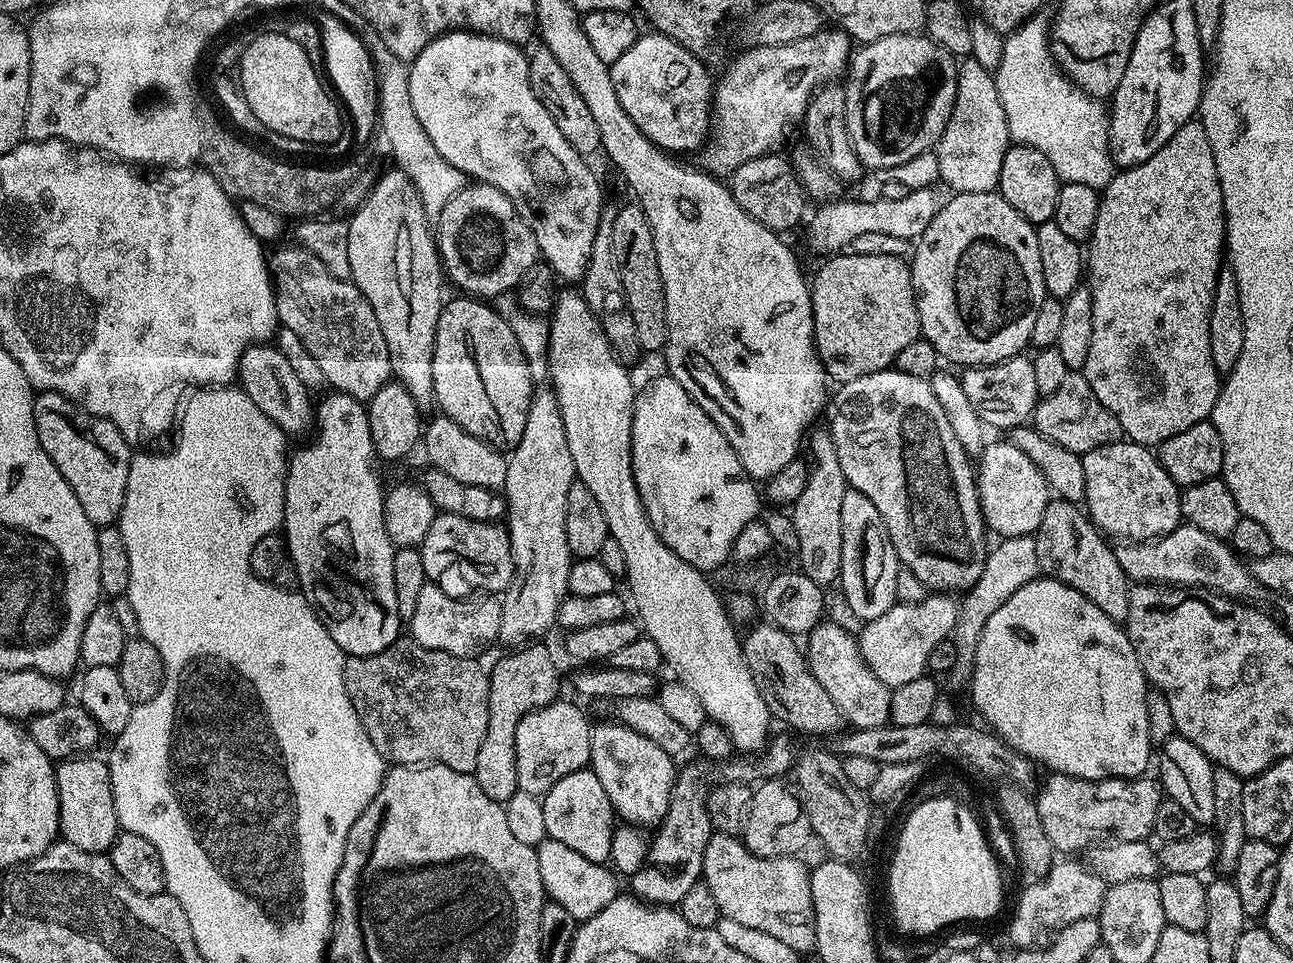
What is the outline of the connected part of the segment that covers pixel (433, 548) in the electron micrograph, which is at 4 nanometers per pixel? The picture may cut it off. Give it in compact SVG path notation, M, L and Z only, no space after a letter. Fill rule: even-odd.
M440 512L436 515L434 522L430 522L430 530L426 530L426 538L418 545L425 577L427 577L431 583L439 584L441 586L448 586L448 583L452 580L452 584L456 588L460 588L465 584L468 588L481 588L484 592L497 592L497 594L503 593L505 589L507 589L508 583L512 581L512 544L508 541L507 531L505 531L503 527L495 528L494 525L495 523L485 522L483 520L467 520L464 516L455 516L453 512Z

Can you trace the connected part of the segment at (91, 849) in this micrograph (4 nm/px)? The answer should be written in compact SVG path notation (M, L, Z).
M95 759L72 760L55 769L52 781L56 795L56 834L55 839L64 847L78 854L104 856L117 838L116 815L112 813L112 799L108 789L108 773L103 763L96 764Z

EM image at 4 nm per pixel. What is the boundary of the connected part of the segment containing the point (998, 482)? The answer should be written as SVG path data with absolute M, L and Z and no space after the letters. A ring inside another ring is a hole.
M1007 439L997 444L985 443L975 465L974 475L976 492L980 496L980 512L984 515L989 533L997 532L1000 538L1035 534L1042 522L1042 514L1046 514L1050 489L1038 466L1034 466L1034 462L1030 462L1022 450L1018 450Z

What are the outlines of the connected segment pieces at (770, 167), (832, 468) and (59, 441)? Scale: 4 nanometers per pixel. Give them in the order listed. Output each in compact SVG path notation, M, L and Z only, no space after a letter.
M769 154L759 156L750 162L742 162L738 170L730 177L732 197L746 210L750 219L762 222L762 226L772 229L777 234L784 234L787 228L792 228L804 216L804 200L806 193L804 185L796 175L795 167L783 160L783 155Z
M824 434L813 438L810 464L806 490L802 490L802 498L798 498L798 502L790 509L794 534L798 538L795 555L800 556L799 571L809 576L815 584L835 585L842 558L842 498L850 489L848 479L842 474L838 450L831 435Z
M40 392L35 397L34 422L42 450L50 454L62 478L66 478L78 502L82 502L86 518L97 526L115 525L126 498L126 478L130 478L130 462L134 455L118 426L106 418L90 414L57 392Z

